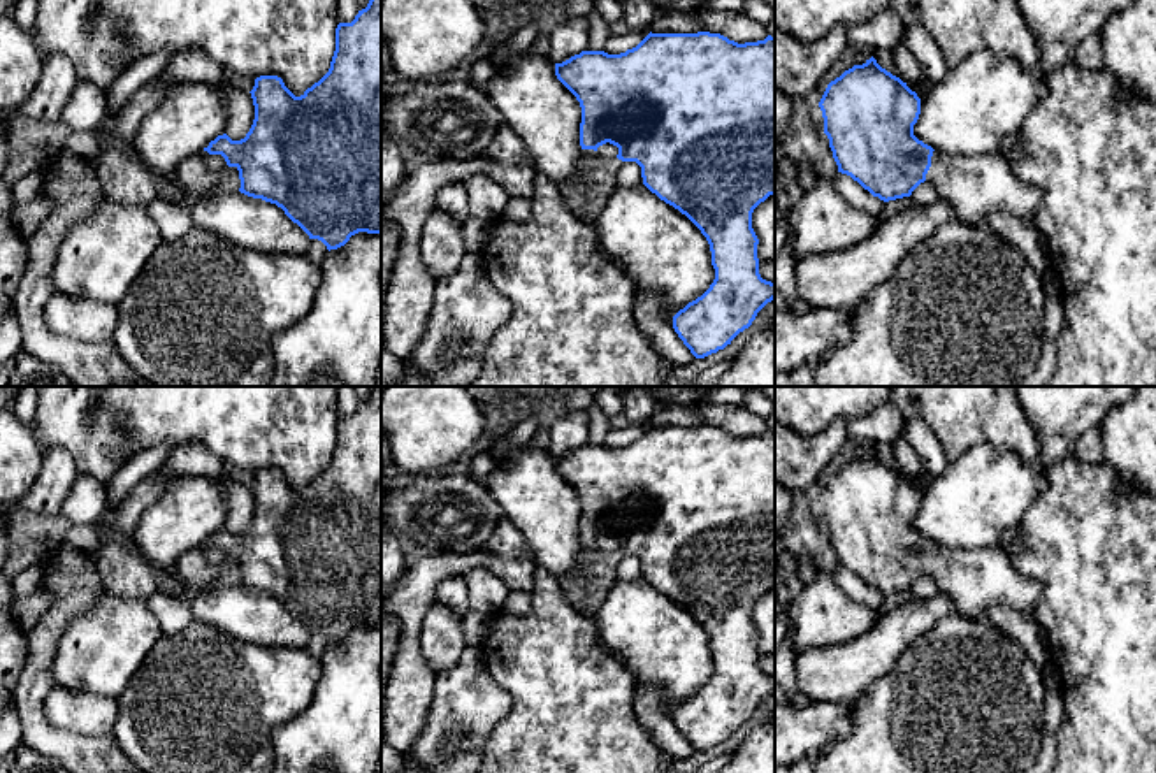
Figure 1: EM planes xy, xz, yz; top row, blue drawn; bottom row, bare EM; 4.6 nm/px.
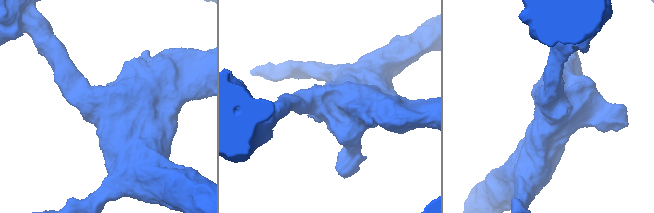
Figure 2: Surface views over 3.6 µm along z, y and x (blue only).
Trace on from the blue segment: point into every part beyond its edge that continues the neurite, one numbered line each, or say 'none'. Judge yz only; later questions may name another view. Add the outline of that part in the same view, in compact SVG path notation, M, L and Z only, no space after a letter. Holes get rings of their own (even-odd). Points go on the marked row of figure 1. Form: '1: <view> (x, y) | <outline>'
1: yz (977, 185) | M933 151L926 181L956 207L959 220L973 225L986 225L993 211L1033 223L1031 214L1042 204L1042 190L1017 177L1000 153L968 156Z

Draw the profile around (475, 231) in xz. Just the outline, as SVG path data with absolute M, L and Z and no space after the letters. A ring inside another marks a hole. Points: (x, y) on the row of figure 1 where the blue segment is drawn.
M469 216L462 223L466 251L480 255L487 244L492 227L494 227L494 221L483 221L474 216Z

